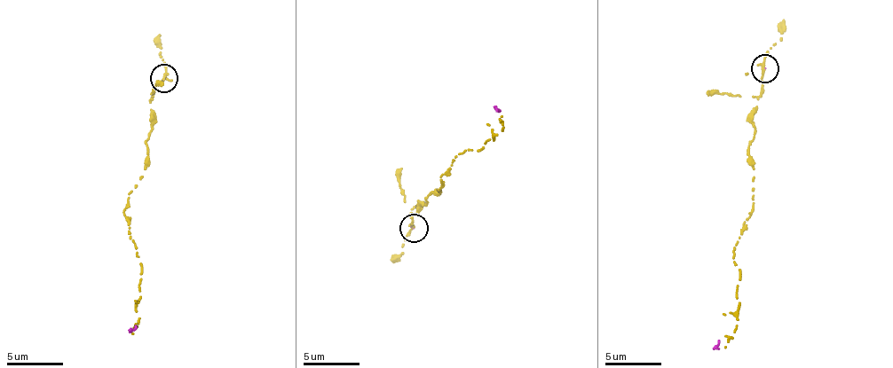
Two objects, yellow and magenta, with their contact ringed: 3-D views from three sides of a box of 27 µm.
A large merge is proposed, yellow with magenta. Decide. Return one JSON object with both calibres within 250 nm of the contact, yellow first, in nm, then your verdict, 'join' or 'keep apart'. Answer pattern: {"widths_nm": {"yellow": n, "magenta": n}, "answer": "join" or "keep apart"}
{"widths_nm": {"yellow": 340, "magenta": 90}, "answer": "join"}

